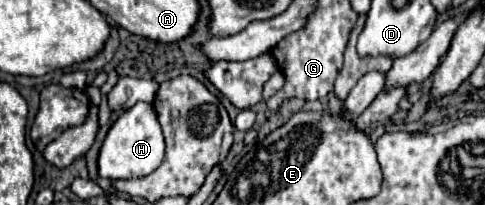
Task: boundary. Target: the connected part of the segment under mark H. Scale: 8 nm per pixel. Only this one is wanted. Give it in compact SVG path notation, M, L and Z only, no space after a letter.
M136 103L108 131L98 157L98 173L108 179L138 179L160 167L164 159L164 135L152 103Z

